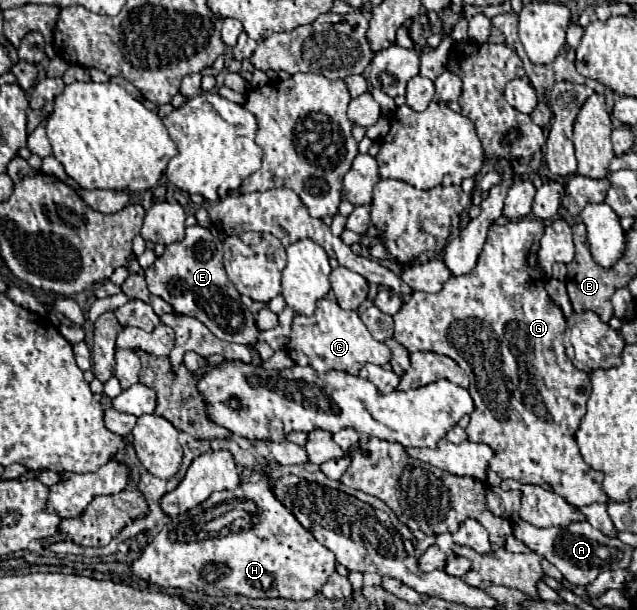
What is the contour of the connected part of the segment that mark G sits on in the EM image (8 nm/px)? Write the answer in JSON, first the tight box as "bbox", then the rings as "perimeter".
{"bbox":[393,218,609,508],"perimeter":[[[523,218],[523,220],[517,220],[517,222],[507,222],[503,226],[499,224],[491,224],[489,226],[489,234],[487,234],[487,242],[483,246],[483,252],[479,254],[479,260],[477,260],[477,266],[469,272],[469,274],[463,274],[459,280],[447,280],[441,288],[441,292],[437,294],[425,294],[425,292],[413,292],[411,298],[407,298],[401,306],[401,310],[393,316],[395,320],[395,340],[405,346],[409,352],[415,352],[415,350],[421,350],[421,352],[435,352],[435,354],[443,354],[443,356],[449,356],[451,360],[455,360],[461,368],[467,368],[467,372],[471,374],[471,386],[469,386],[469,394],[475,402],[475,410],[471,412],[471,422],[469,426],[465,428],[467,430],[467,440],[471,442],[481,442],[481,444],[487,444],[493,448],[495,456],[489,460],[489,468],[493,472],[499,474],[499,478],[513,478],[517,482],[523,482],[523,484],[549,484],[551,490],[555,490],[557,494],[561,494],[563,498],[567,498],[571,504],[575,504],[577,508],[581,506],[589,506],[593,502],[603,502],[607,504],[609,498],[603,494],[603,488],[601,488],[601,482],[603,482],[603,474],[599,474],[597,470],[589,468],[583,460],[583,456],[579,454],[579,446],[575,442],[575,430],[579,428],[579,422],[585,414],[585,404],[587,404],[587,398],[591,394],[591,384],[589,384],[589,374],[577,370],[571,360],[567,358],[565,354],[565,346],[563,346],[563,332],[567,328],[567,322],[563,318],[563,312],[551,302],[551,298],[547,296],[545,292],[545,280],[543,280],[543,274],[537,266],[537,250],[539,250],[539,238],[543,236],[543,230],[545,226],[539,222],[539,220],[531,220],[531,218]]]}

